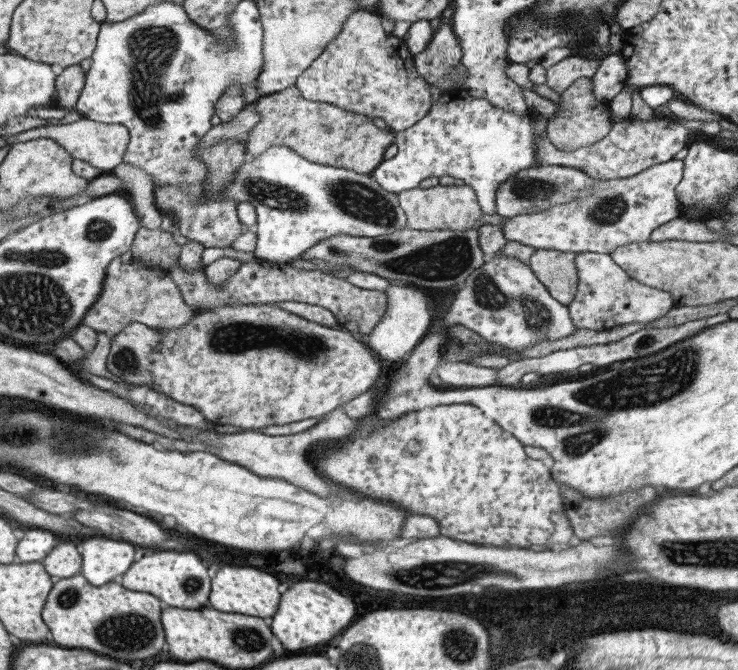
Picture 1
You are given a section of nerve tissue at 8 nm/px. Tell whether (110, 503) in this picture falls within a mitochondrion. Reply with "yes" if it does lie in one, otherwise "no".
no

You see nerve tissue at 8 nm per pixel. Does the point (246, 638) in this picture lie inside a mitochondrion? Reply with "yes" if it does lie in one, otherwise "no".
yes

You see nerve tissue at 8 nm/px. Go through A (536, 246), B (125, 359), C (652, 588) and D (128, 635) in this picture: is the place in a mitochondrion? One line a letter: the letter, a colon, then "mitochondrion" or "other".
A: other
B: mitochondrion
C: other
D: mitochondrion

